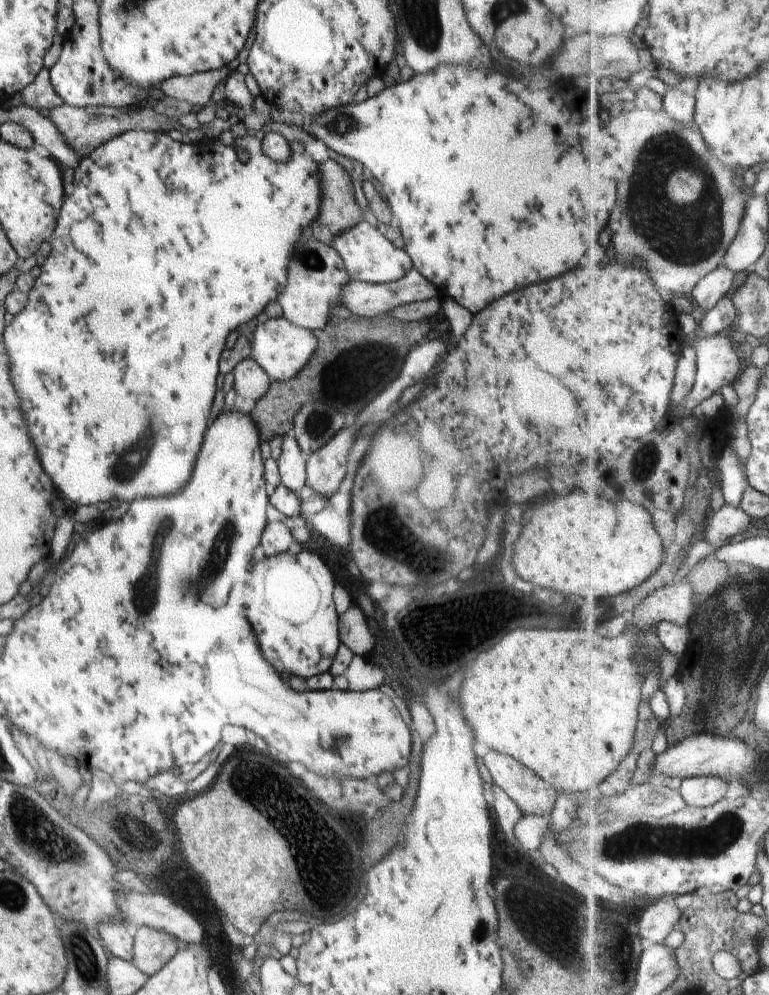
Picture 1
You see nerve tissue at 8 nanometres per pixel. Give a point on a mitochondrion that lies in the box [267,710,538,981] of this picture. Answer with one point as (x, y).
(480, 934)

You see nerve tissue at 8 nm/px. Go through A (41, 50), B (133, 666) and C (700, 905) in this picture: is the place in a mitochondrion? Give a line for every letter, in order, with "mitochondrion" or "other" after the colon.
A: other
B: other
C: other

